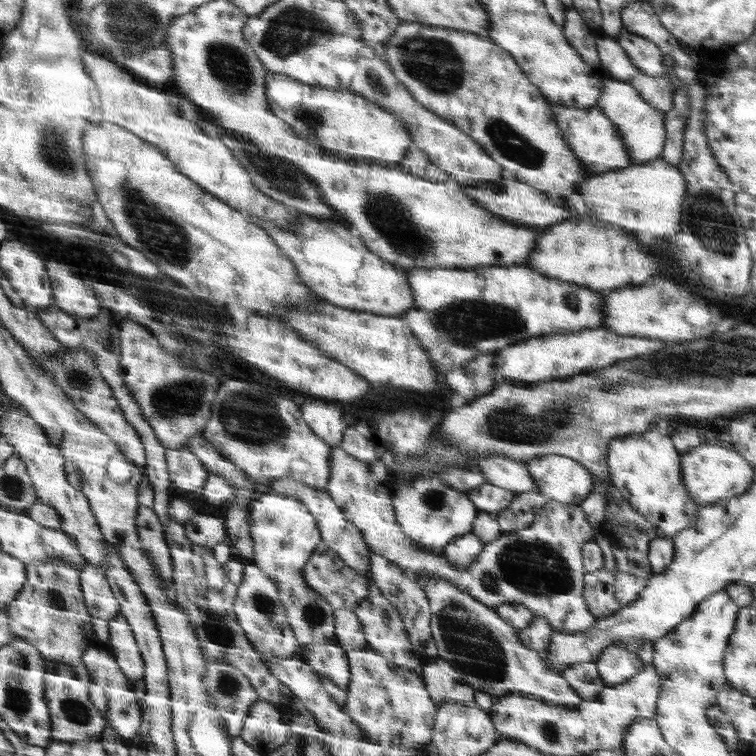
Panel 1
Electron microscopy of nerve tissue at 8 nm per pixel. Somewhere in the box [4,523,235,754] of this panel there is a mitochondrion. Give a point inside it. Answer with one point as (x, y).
(74, 713)

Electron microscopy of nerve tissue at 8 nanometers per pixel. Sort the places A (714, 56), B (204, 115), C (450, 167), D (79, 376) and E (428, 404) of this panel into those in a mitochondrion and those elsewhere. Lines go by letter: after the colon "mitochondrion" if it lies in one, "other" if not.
A: other
B: other
C: other
D: mitochondrion
E: other

